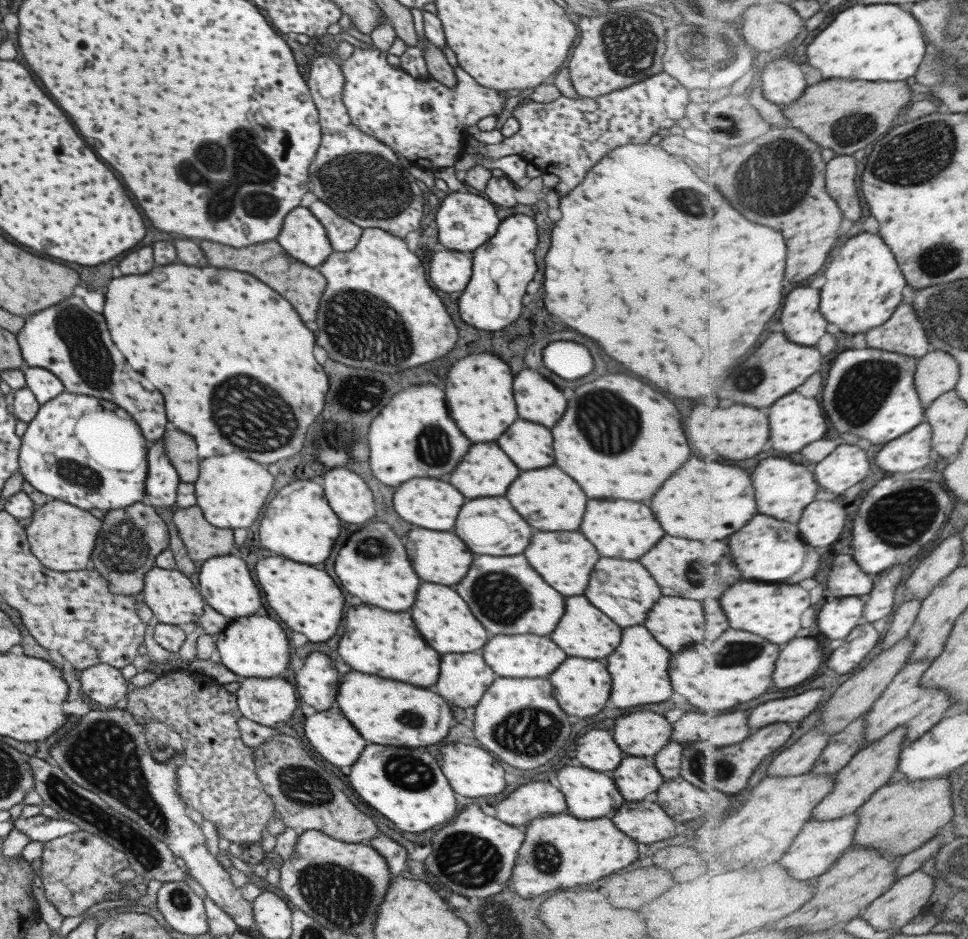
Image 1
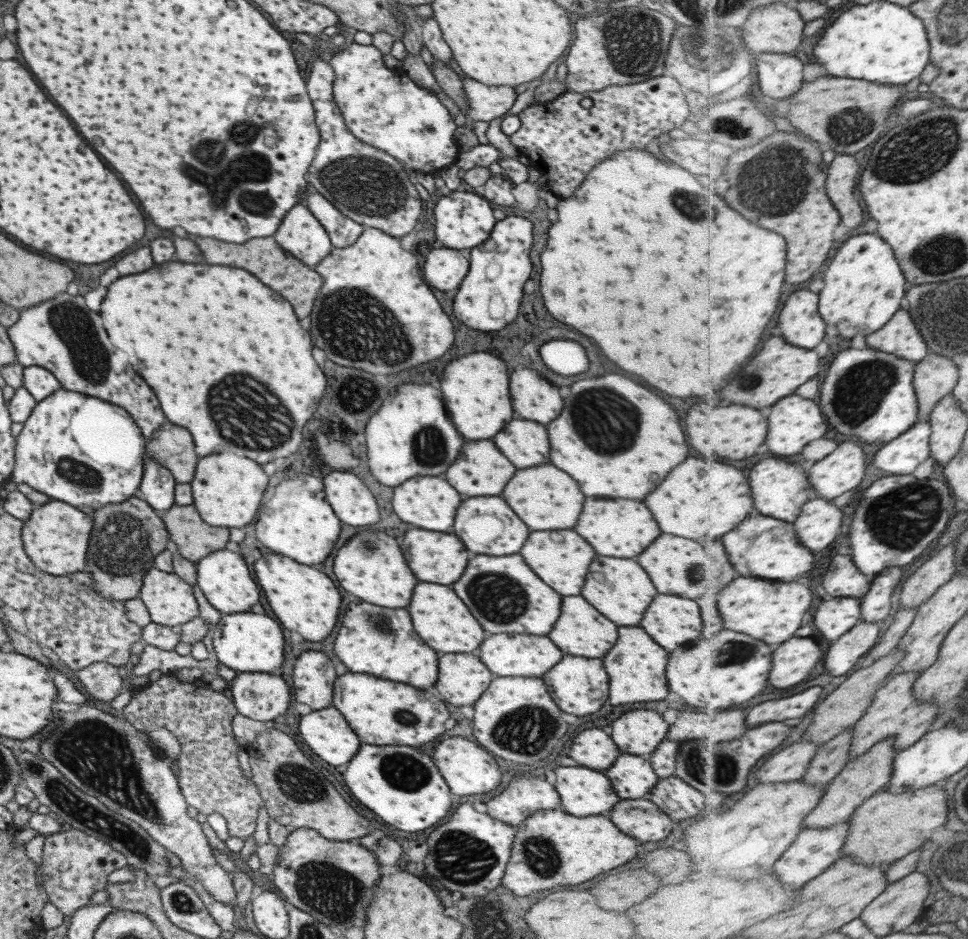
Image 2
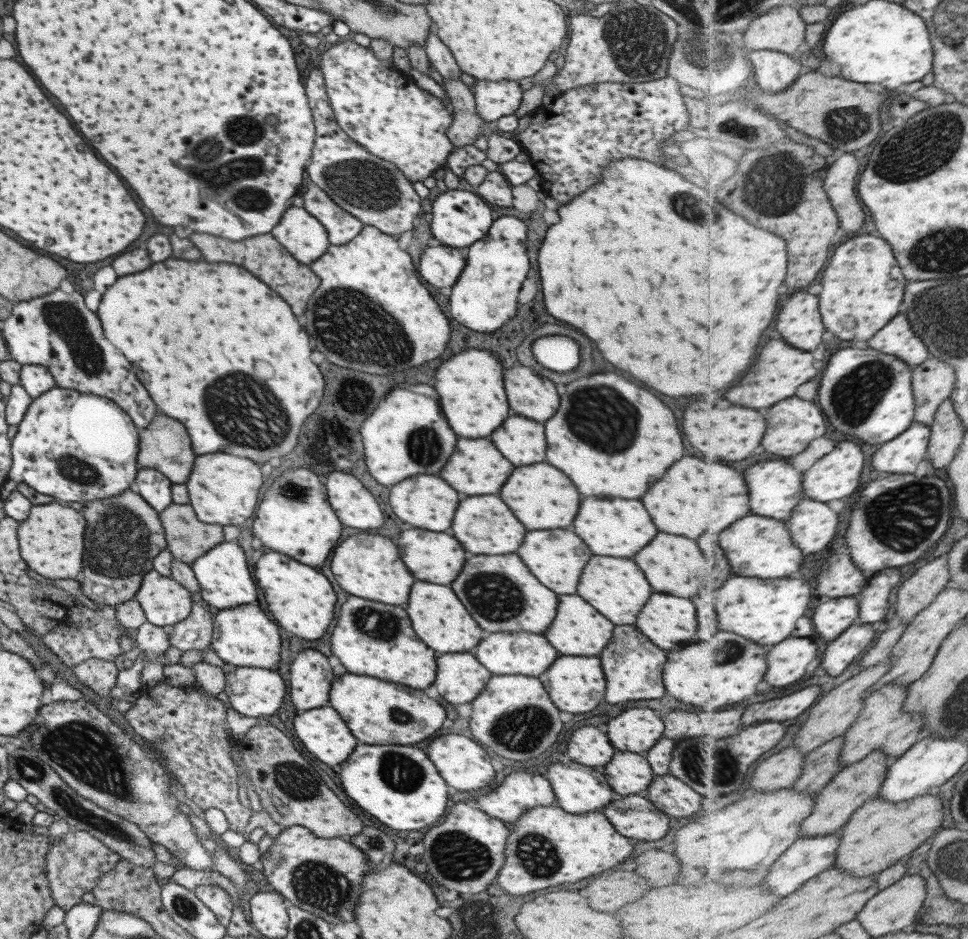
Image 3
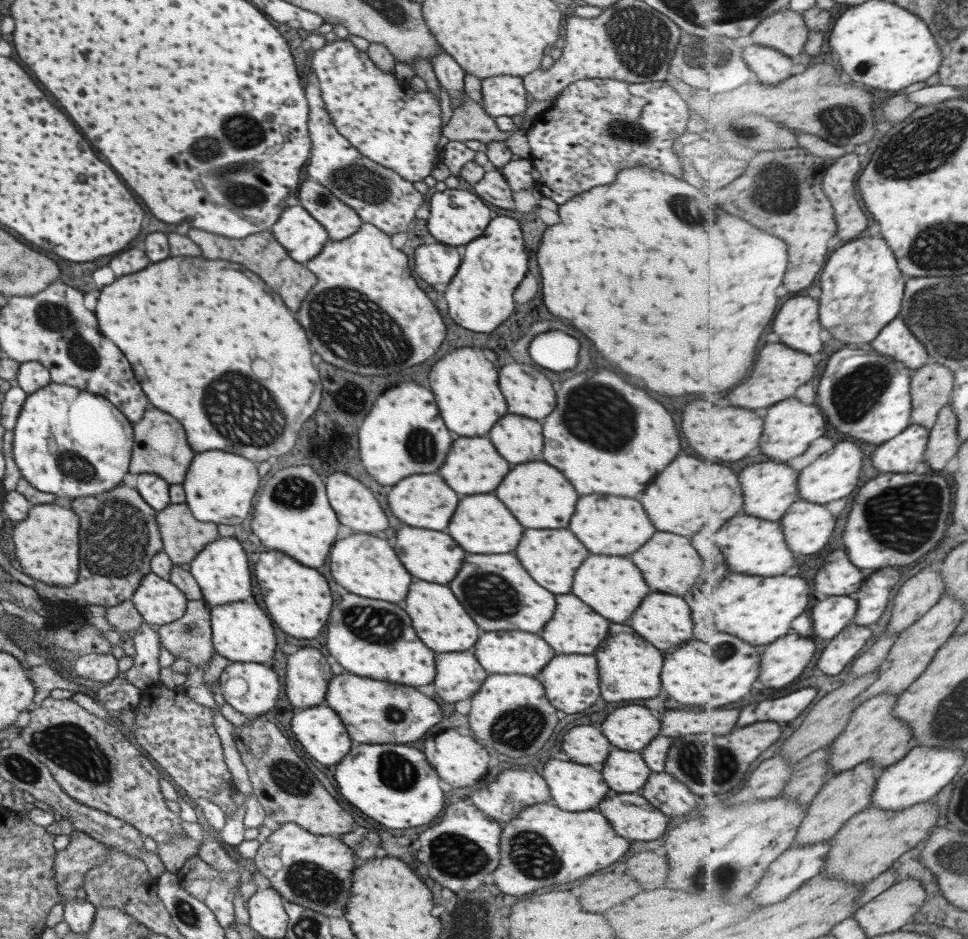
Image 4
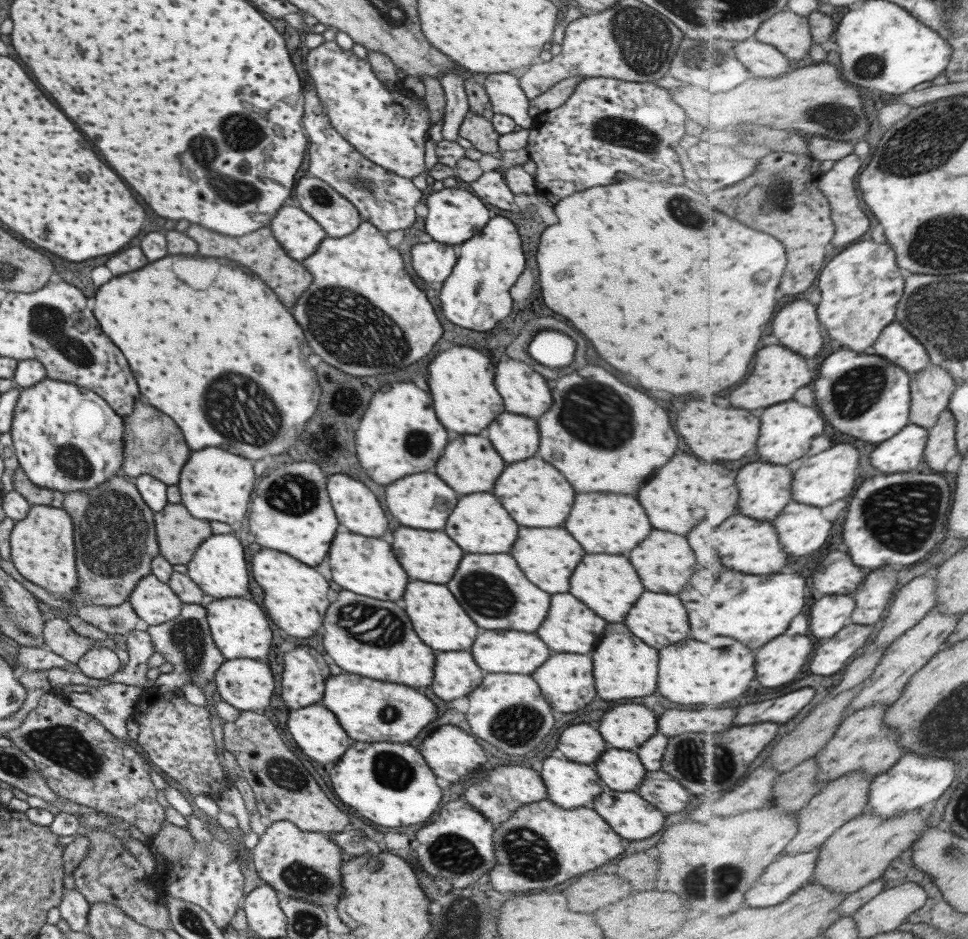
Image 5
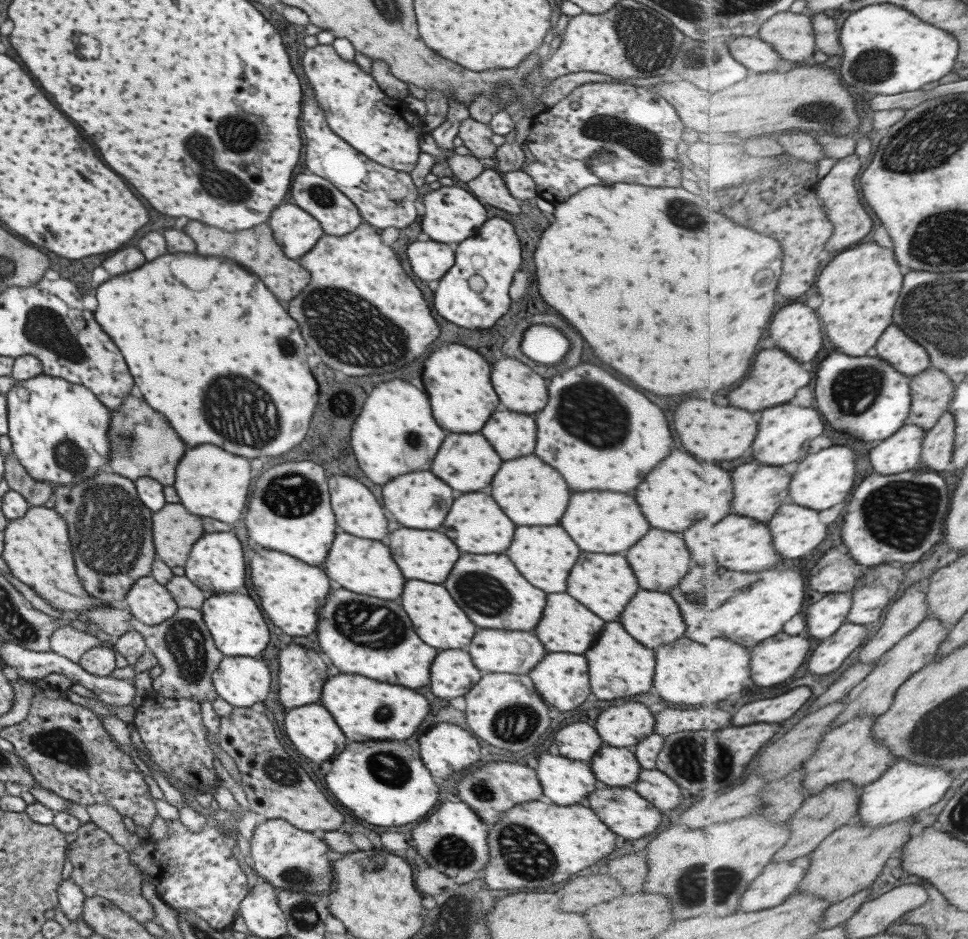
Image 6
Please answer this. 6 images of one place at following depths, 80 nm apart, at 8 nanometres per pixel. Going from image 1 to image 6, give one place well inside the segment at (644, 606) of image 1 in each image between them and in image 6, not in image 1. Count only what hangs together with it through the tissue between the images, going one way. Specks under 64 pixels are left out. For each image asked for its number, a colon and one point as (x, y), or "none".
2: (617, 588)
3: (615, 587)
4: (612, 586)
5: (608, 584)
6: (603, 583)

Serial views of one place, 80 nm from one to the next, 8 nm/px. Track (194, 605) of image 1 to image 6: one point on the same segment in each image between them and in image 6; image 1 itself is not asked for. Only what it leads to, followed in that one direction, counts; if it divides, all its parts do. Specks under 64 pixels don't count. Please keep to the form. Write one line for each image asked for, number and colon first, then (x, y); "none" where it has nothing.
2: (169, 601)
3: (165, 602)
4: (158, 602)
5: (153, 601)
6: (149, 602)

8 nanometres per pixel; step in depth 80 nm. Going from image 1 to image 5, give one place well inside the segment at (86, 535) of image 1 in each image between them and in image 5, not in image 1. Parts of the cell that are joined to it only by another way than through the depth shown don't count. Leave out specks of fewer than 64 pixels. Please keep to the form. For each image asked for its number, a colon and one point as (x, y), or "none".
2: (55, 535)
3: (50, 540)
4: (45, 542)
5: (41, 544)

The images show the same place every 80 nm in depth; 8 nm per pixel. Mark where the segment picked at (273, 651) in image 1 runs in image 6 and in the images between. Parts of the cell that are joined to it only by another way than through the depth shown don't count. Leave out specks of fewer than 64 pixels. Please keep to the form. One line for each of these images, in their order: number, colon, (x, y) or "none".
2: (245, 642)
3: (242, 636)
4: (240, 632)
5: (238, 628)
6: (236, 626)

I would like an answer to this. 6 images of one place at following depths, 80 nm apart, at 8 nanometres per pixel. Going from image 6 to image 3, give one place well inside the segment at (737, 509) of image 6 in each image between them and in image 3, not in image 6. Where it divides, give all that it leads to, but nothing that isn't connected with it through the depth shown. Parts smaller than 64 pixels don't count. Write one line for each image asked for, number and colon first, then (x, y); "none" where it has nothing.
3: (777, 487)
4: (770, 488)
5: (766, 489)

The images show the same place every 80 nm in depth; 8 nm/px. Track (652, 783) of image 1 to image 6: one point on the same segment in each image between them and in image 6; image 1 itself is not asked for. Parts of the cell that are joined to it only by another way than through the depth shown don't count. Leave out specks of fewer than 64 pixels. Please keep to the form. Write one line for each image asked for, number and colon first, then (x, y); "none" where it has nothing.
2: (631, 777)
3: (627, 773)
4: (623, 771)
5: (620, 770)
6: (613, 766)

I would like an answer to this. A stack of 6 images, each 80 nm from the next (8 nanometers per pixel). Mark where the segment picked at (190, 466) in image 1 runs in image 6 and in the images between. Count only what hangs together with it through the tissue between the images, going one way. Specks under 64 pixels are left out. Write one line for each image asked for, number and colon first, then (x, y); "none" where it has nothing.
2: (171, 446)
3: (164, 446)
4: (159, 447)
5: (152, 445)
6: (142, 444)

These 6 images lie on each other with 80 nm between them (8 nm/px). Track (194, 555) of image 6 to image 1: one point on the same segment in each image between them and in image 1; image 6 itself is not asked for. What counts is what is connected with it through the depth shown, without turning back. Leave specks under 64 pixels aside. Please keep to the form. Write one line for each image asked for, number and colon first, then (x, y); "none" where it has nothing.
1: (224, 584)
2: (222, 576)
3: (224, 582)
4: (220, 570)
5: (217, 567)

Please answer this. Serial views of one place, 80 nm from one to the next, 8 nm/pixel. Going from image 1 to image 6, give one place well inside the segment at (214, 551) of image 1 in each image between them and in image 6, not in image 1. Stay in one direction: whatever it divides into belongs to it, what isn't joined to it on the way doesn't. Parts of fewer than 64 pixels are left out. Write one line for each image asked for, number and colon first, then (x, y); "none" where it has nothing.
2: (193, 538)
3: (186, 538)
4: (182, 536)
5: (178, 534)
6: (174, 530)

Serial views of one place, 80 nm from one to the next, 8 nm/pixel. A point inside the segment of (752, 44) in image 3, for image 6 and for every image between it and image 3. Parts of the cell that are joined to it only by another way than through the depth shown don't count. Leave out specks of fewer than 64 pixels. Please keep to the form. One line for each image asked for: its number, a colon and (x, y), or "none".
4: (787, 31)
5: (790, 32)
6: (793, 35)

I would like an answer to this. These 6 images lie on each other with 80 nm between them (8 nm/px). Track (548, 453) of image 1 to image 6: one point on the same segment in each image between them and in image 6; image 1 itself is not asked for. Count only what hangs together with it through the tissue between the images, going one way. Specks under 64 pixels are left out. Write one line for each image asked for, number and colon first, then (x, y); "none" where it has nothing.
2: (523, 443)
3: (521, 441)
4: (517, 439)
5: (514, 437)
6: (512, 435)

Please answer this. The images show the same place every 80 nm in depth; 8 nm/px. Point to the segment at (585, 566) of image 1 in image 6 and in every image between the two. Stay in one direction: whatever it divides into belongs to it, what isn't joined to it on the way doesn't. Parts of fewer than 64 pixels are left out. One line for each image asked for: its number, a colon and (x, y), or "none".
2: (560, 558)
3: (555, 557)
4: (550, 557)
5: (547, 557)
6: (544, 556)

